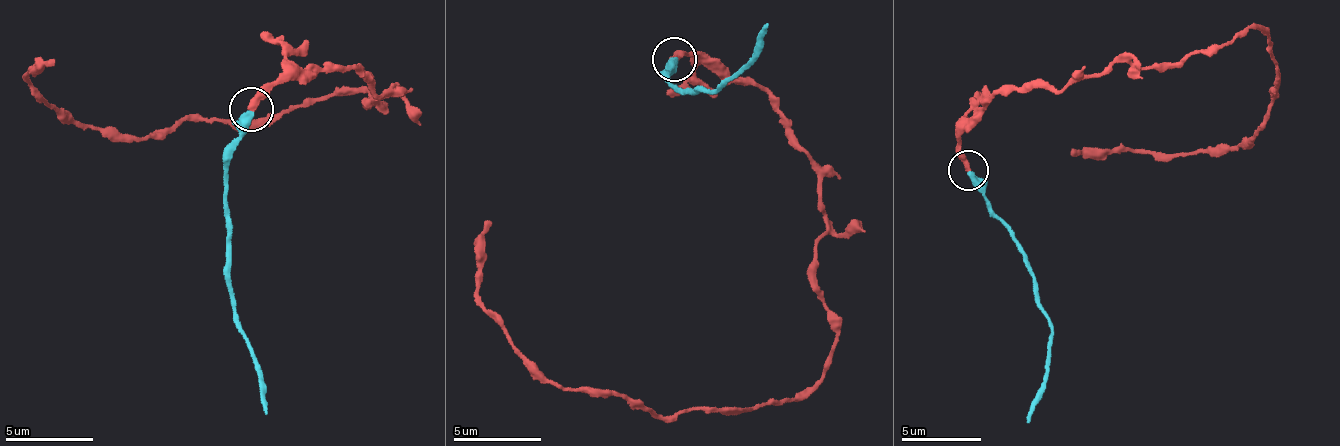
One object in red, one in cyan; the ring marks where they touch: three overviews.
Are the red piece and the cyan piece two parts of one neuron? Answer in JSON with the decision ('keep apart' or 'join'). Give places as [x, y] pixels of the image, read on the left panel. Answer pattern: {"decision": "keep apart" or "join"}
{"decision": "join"}

